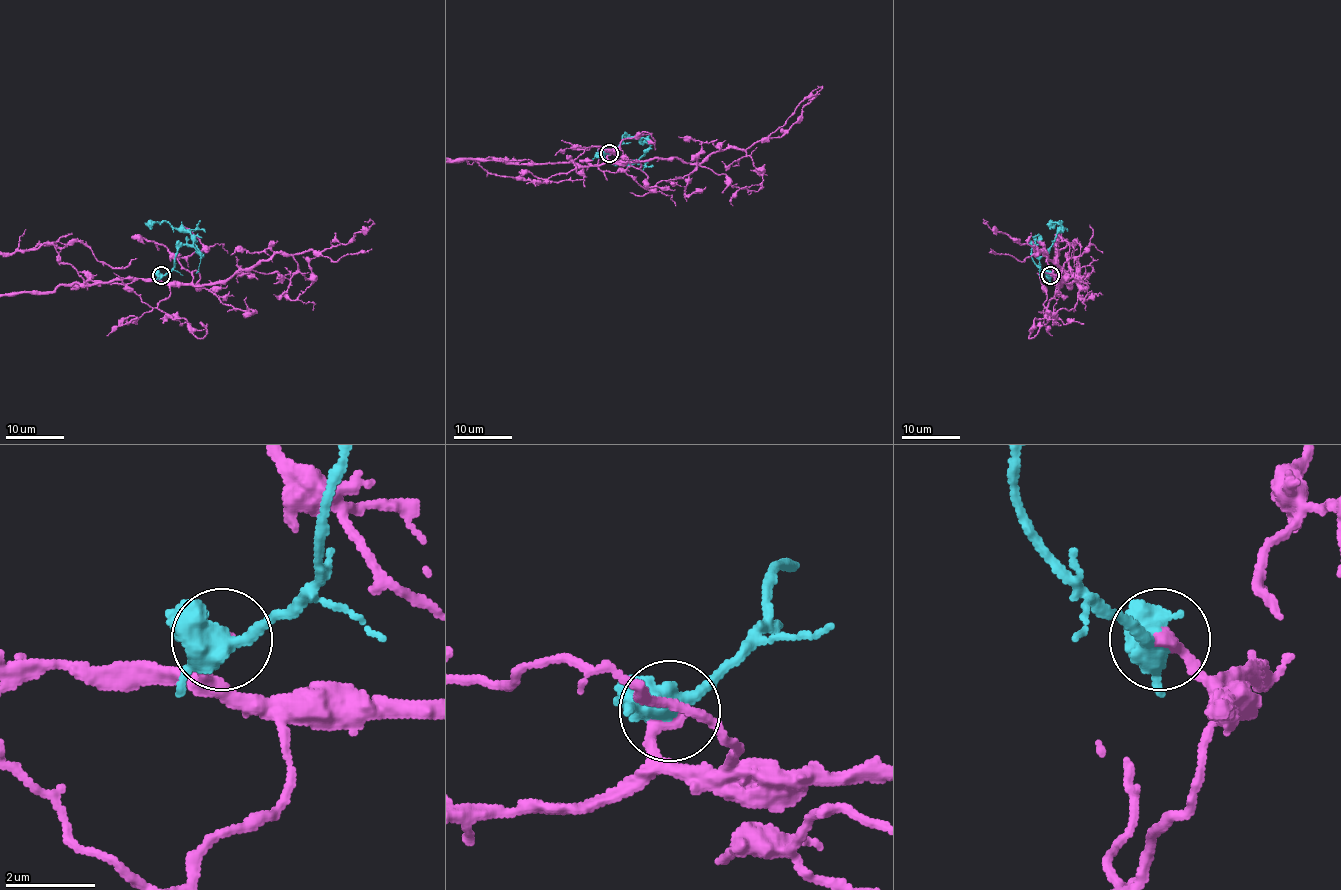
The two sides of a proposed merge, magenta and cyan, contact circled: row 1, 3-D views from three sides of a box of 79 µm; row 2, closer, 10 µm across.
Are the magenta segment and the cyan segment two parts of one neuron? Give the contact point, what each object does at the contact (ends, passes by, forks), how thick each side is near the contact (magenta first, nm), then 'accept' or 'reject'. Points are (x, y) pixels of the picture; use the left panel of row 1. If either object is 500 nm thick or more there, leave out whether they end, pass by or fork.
at (161, 275); magenta ends there; cyan forks there; 360 nm thick on the magenta side, 480 nm on the other; accept

